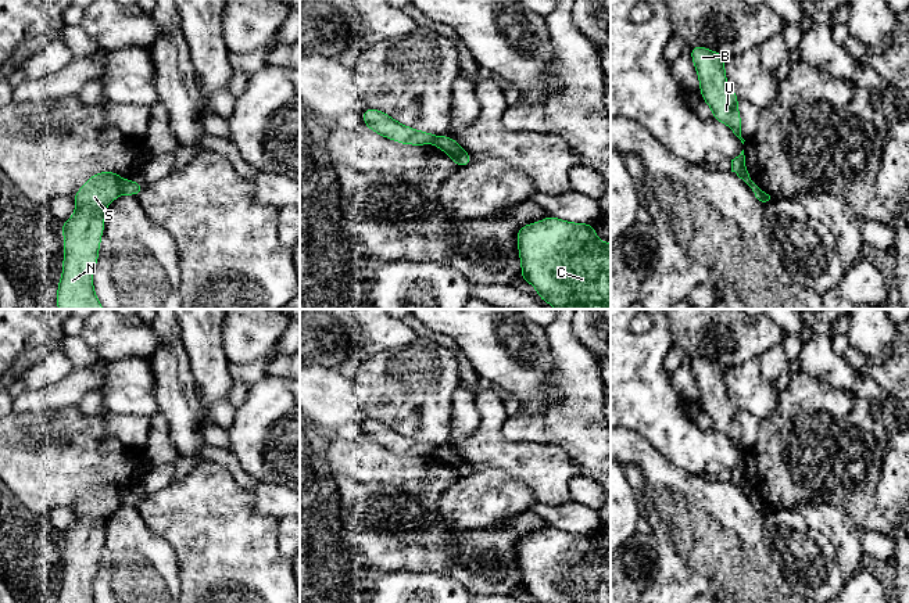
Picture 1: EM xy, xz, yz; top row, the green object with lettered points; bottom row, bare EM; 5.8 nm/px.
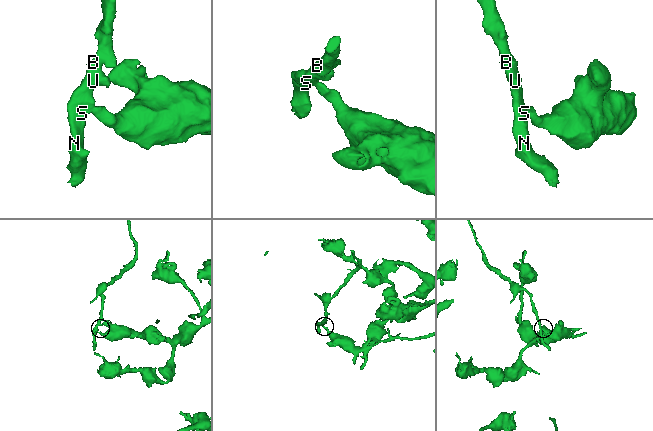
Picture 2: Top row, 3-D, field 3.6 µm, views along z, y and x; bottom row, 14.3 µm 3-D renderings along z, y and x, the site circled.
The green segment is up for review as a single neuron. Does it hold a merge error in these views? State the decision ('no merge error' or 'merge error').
merge error

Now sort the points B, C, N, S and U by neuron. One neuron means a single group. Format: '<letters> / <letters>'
B N S U / C

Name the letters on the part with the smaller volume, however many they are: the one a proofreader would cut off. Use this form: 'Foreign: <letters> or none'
Foreign: B, N, S, U

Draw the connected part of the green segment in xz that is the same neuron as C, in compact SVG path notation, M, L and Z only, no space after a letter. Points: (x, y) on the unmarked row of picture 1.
M555 527L522 536L516 543L520 588L537 603L611 603L611 553L598 550L593 534Z

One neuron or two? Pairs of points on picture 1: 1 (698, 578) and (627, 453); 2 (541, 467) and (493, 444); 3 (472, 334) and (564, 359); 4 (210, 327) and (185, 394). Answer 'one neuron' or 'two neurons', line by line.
1: one neuron
2: one neuron
3: two neurons
4: two neurons

